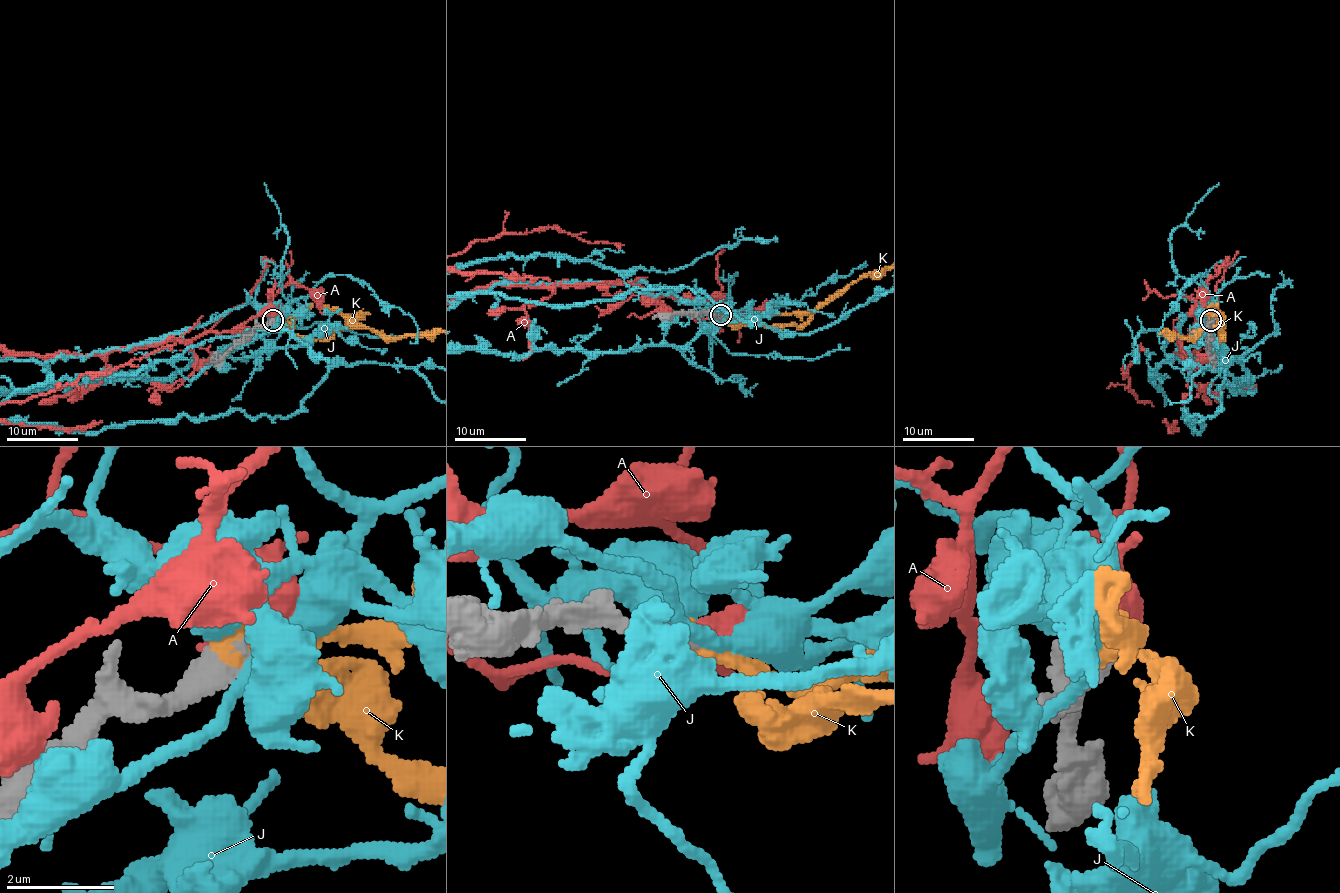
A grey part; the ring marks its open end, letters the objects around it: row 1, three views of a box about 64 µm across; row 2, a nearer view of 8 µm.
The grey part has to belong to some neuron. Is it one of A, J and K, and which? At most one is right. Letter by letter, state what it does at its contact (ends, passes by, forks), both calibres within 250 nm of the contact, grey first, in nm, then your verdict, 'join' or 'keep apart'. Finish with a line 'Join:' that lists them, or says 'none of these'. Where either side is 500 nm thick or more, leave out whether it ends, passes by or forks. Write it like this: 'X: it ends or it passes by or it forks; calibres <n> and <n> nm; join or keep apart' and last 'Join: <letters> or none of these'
A: calibres 500 and 650 nm; keep apart
J: calibres 500 and 300 nm; keep apart
K: calibres 550 and 550 nm; join
Join: K

